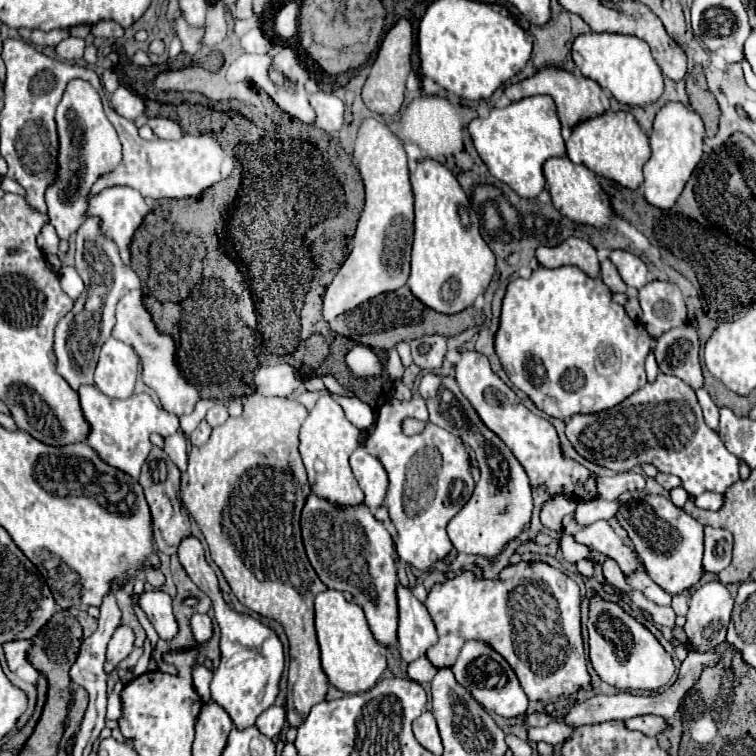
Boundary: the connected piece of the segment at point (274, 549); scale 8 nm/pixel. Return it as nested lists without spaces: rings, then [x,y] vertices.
[[[260,394],[244,396],[242,416],[228,418],[222,426],[212,430],[212,436],[206,444],[194,446],[190,450],[185,473],[187,482],[181,487],[182,502],[200,526],[208,542],[210,556],[222,570],[236,598],[252,612],[282,624],[288,636],[290,666],[286,714],[290,726],[300,726],[310,708],[326,698],[328,690],[328,680],[320,666],[320,650],[314,632],[314,598],[326,586],[310,566],[300,536],[300,510],[306,500],[306,490],[310,490],[304,464],[298,454],[298,430],[306,416],[308,410],[290,398],[266,398]]]

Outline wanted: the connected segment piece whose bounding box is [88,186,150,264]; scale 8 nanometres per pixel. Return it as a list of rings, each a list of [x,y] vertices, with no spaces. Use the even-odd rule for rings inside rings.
[[[110,186],[90,198],[88,216],[102,220],[102,232],[116,240],[124,264],[130,262],[130,240],[150,208],[144,198],[128,186]]]

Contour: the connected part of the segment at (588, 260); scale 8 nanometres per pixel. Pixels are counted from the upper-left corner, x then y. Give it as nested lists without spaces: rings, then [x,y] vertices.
[[[572,236],[558,246],[536,248],[536,258],[546,268],[558,268],[564,264],[578,266],[580,270],[584,270],[592,278],[596,278],[598,270],[600,270],[594,246],[582,238],[572,238]]]

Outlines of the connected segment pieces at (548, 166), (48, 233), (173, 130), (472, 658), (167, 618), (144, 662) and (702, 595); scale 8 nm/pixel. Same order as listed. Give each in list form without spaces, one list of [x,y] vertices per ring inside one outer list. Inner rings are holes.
[[[566,156],[550,158],[544,164],[544,176],[546,176],[546,188],[552,196],[552,204],[558,212],[562,212],[574,222],[590,224],[596,228],[604,228],[608,224],[608,214],[610,214],[608,196],[600,188],[596,176],[584,164],[574,164]]]
[[[48,224],[48,228],[44,228],[44,232],[40,232],[40,236],[38,236],[38,248],[46,254],[46,256],[62,256],[60,254],[60,250],[58,250],[58,246],[60,246],[60,238],[58,238],[58,234],[56,234],[56,230]]]
[[[150,118],[147,124],[162,140],[178,140],[184,136],[182,128],[174,120],[168,120],[168,118]]]
[[[476,640],[466,642],[456,664],[452,666],[452,672],[456,676],[456,682],[464,686],[488,712],[496,712],[506,718],[522,716],[526,712],[528,698],[520,688],[516,674],[498,652],[492,652],[492,648],[488,648],[488,644],[476,642]]]
[[[144,590],[138,596],[138,606],[144,610],[152,626],[156,628],[158,636],[164,640],[174,638],[178,632],[178,624],[172,614],[172,596],[166,594],[164,590]]]
[[[149,639],[145,640],[143,647],[144,647],[144,652],[133,670],[133,674],[135,677],[138,677],[144,674],[144,672],[147,672],[148,670],[150,655],[152,651],[152,647]]]
[[[714,580],[698,586],[690,596],[690,610],[684,624],[688,646],[704,650],[720,646],[726,638],[732,606],[734,598],[722,582]]]

